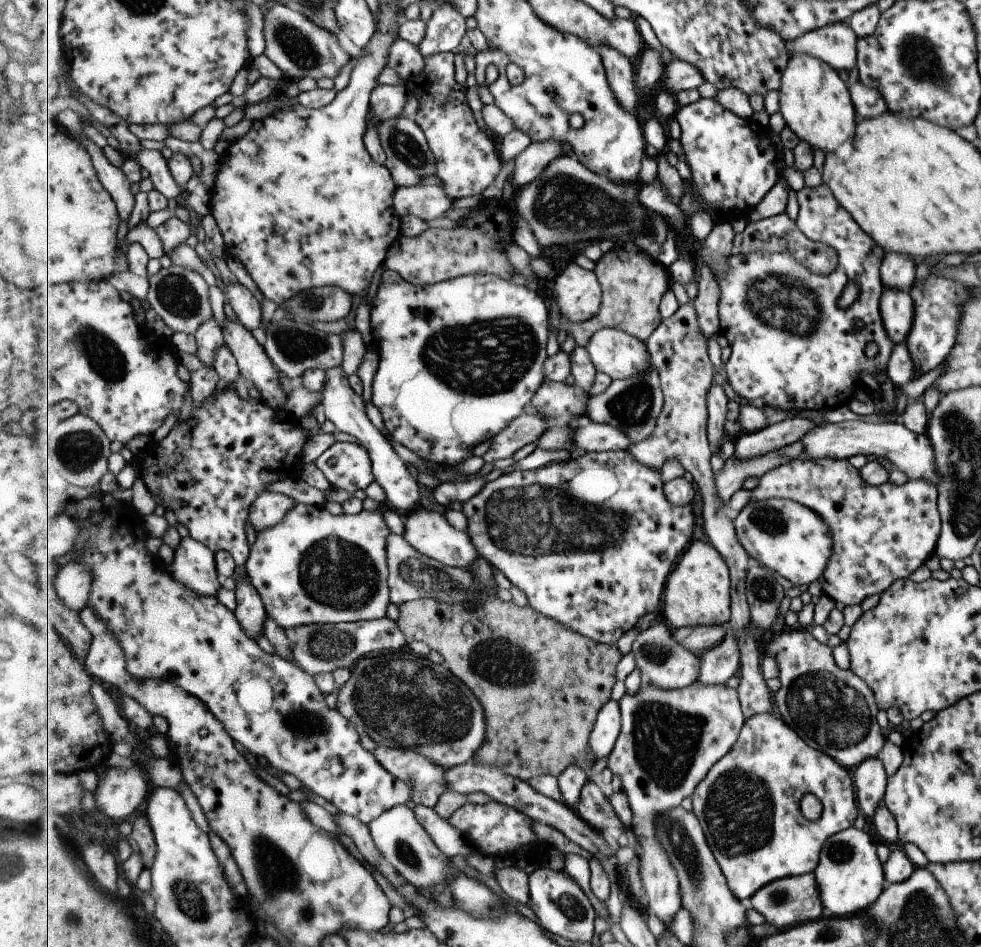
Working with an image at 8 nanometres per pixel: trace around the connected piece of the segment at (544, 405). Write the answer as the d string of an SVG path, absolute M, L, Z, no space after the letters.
M546 381L533 398L529 411L534 411L548 420L549 427L565 426L571 418L587 416L586 409L591 394L579 386Z

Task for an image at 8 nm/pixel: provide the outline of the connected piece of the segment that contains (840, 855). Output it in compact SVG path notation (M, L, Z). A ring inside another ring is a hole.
M855 828L837 832L823 845L817 864L817 880L821 880L824 913L832 917L849 917L865 912L885 888L882 864L877 859L873 840Z

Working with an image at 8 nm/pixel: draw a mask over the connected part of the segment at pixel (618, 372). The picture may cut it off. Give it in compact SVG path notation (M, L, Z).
M600 329L585 348L598 373L608 375L613 381L629 379L646 371L651 364L651 356L645 342L620 329Z

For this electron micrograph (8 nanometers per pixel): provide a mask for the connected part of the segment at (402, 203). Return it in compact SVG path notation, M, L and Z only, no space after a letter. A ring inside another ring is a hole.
M418 184L398 187L393 196L393 206L400 217L413 215L426 222L447 216L453 201L438 186Z

